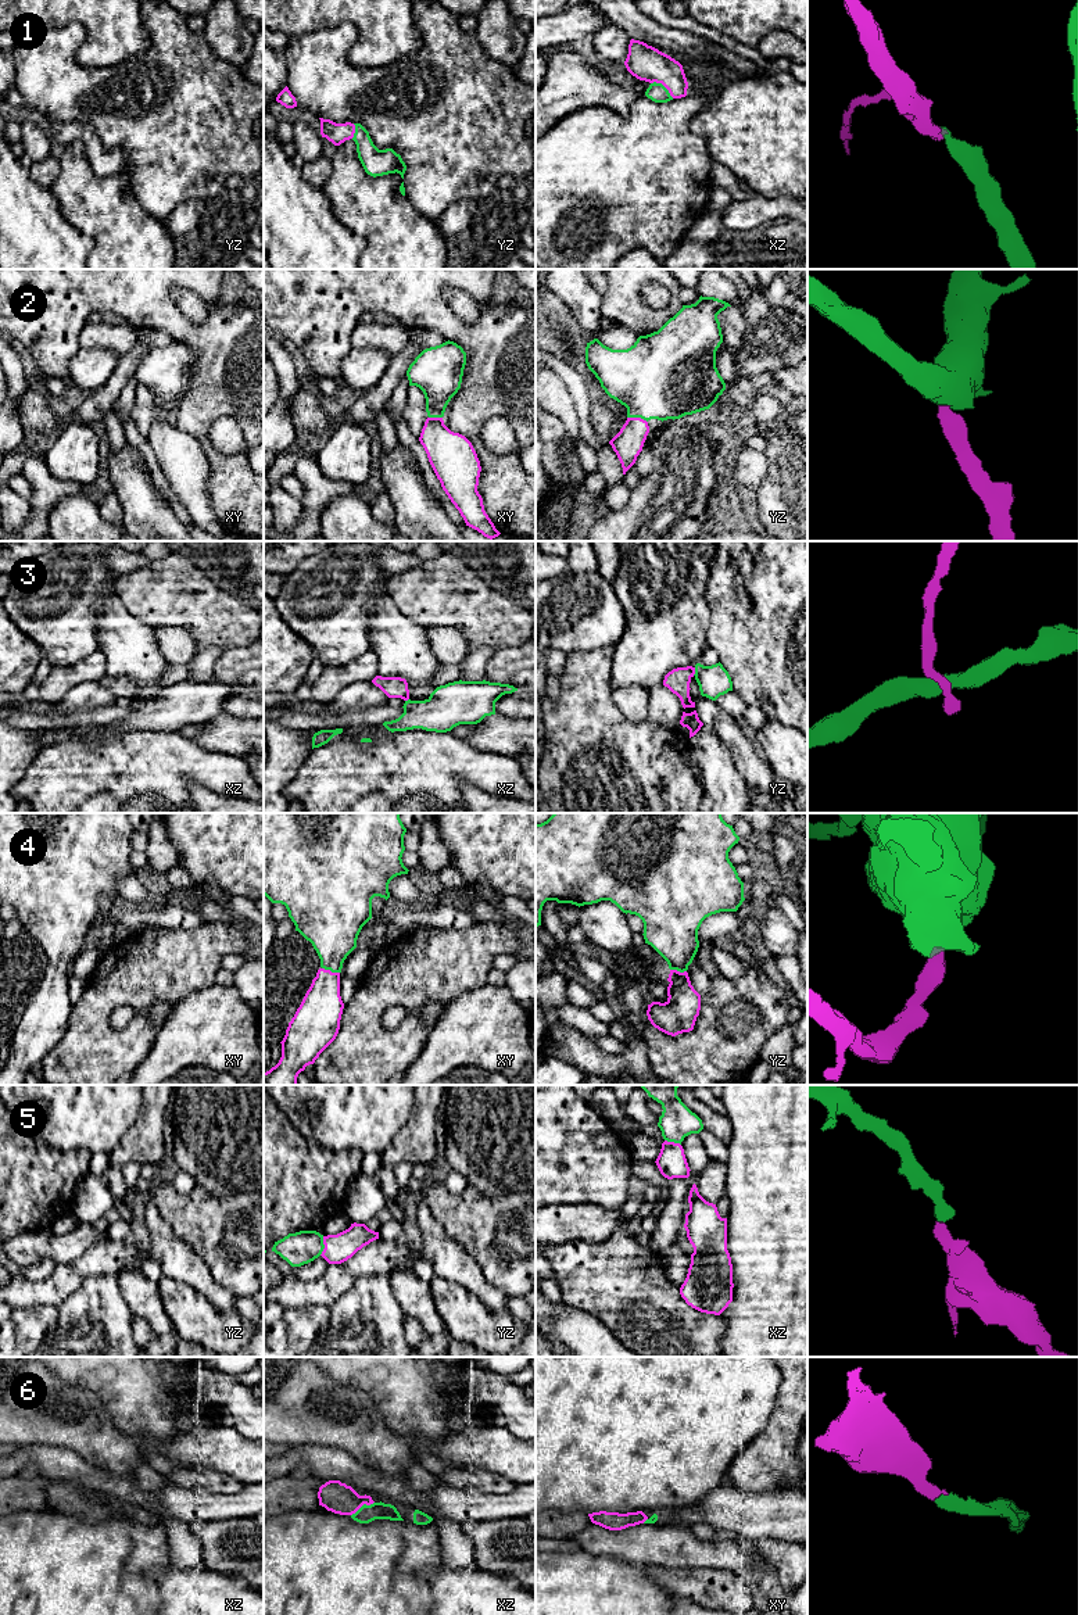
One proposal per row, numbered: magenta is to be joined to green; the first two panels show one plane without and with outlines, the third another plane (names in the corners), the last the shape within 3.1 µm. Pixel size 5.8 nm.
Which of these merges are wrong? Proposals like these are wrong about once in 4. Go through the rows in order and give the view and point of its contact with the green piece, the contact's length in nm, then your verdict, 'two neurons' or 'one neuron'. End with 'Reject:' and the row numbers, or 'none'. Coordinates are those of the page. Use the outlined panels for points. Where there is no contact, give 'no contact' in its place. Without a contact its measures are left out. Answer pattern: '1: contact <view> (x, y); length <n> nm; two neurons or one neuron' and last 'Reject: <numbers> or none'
1: contact xz (663, 86); length 160 nm; one neuron
2: contact yz (637, 416); length 120 nm; one neuron
3: contact yz (695, 672); length 50 nm; two neurons
4: contact xy (330, 970); length 110 nm; one neuron
5: contact yz (323, 1246); length 110 nm; one neuron
6: contact xz (364, 1504); length 160 nm; one neuron
Reject: 3

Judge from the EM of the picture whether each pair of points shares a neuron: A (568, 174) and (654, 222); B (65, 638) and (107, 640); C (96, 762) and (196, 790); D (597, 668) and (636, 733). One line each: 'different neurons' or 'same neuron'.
A: same neuron
B: different neurons
C: different neurons
D: same neuron

